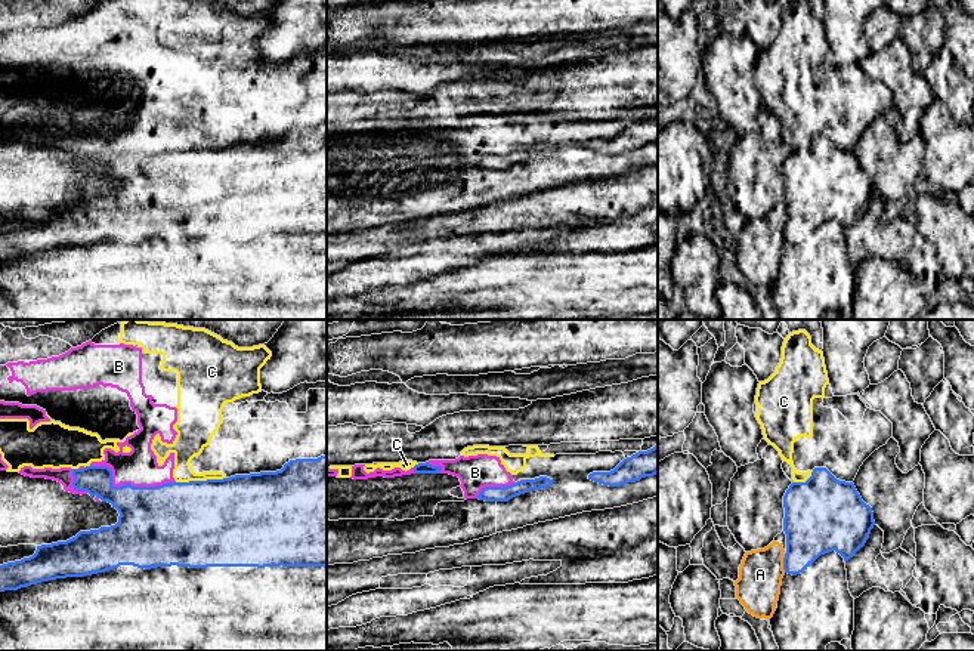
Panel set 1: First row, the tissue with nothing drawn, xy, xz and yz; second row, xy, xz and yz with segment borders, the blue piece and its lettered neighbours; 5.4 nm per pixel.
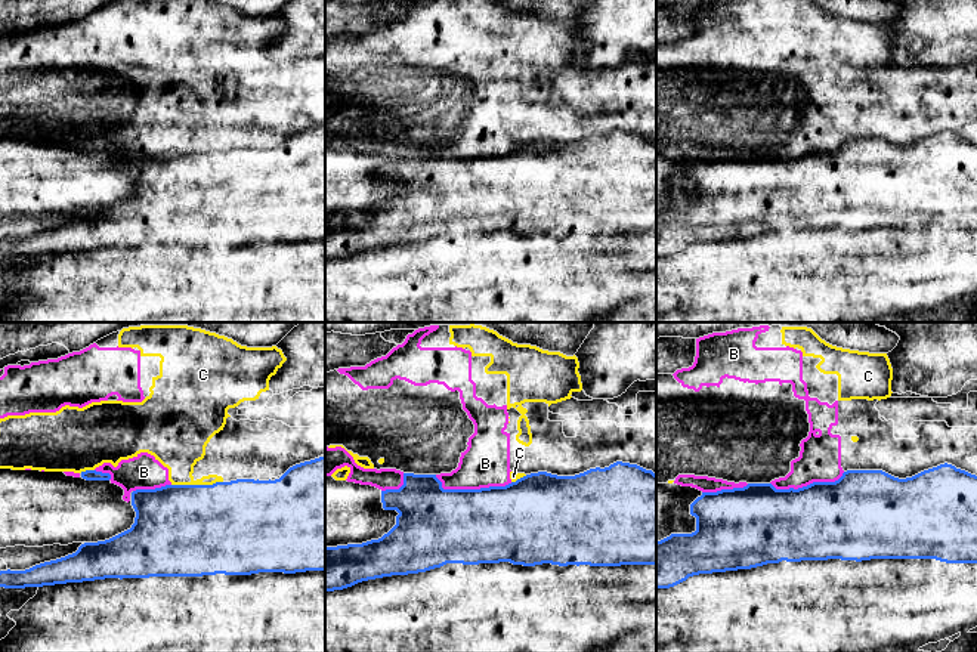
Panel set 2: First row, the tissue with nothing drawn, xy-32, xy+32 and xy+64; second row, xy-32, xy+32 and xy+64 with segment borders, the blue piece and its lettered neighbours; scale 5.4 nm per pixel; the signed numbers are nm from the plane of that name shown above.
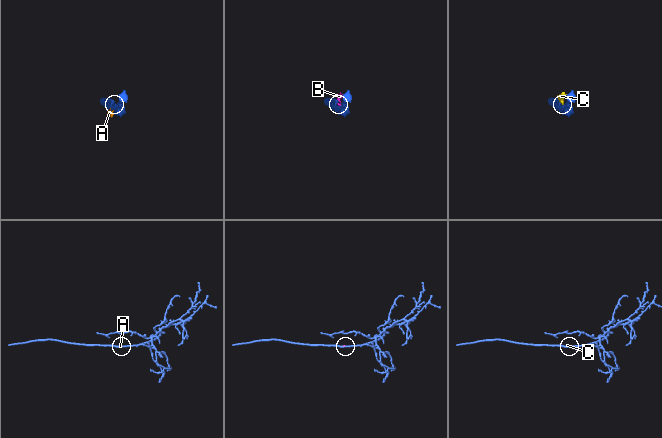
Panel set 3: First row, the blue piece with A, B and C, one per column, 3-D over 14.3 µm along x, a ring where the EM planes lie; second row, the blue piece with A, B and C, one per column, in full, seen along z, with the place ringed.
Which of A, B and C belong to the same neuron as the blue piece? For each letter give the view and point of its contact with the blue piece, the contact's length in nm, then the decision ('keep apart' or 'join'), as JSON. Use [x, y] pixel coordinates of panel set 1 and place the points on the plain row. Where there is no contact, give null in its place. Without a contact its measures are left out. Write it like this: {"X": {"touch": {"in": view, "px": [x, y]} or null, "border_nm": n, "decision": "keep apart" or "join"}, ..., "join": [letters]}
{"A": {"touch": {"in": "yz", "px": [784, 231]}, "border_nm": 100, "decision": "keep apart"}, "B": {"touch": {"in": "xy", "px": [127, 153]}, "border_nm": 480, "decision": "keep apart"}, "C": {"touch": {"in": "xy", "px": [200, 150]}, "border_nm": 280, "decision": "keep apart"}, "join": []}

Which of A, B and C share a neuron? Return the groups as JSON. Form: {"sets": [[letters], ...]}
{"sets": [["A"], ["B", "C"]]}

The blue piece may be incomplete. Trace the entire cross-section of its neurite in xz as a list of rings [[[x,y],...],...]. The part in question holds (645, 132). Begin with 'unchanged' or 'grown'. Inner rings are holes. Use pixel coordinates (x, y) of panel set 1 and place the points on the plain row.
unchanged | [[[658,114],[647,120],[638,120],[631,126],[624,127],[610,141],[593,141],[588,144],[588,148],[609,155],[621,155],[628,151],[640,149],[641,146],[646,145],[653,145],[656,142],[658,142]]]

